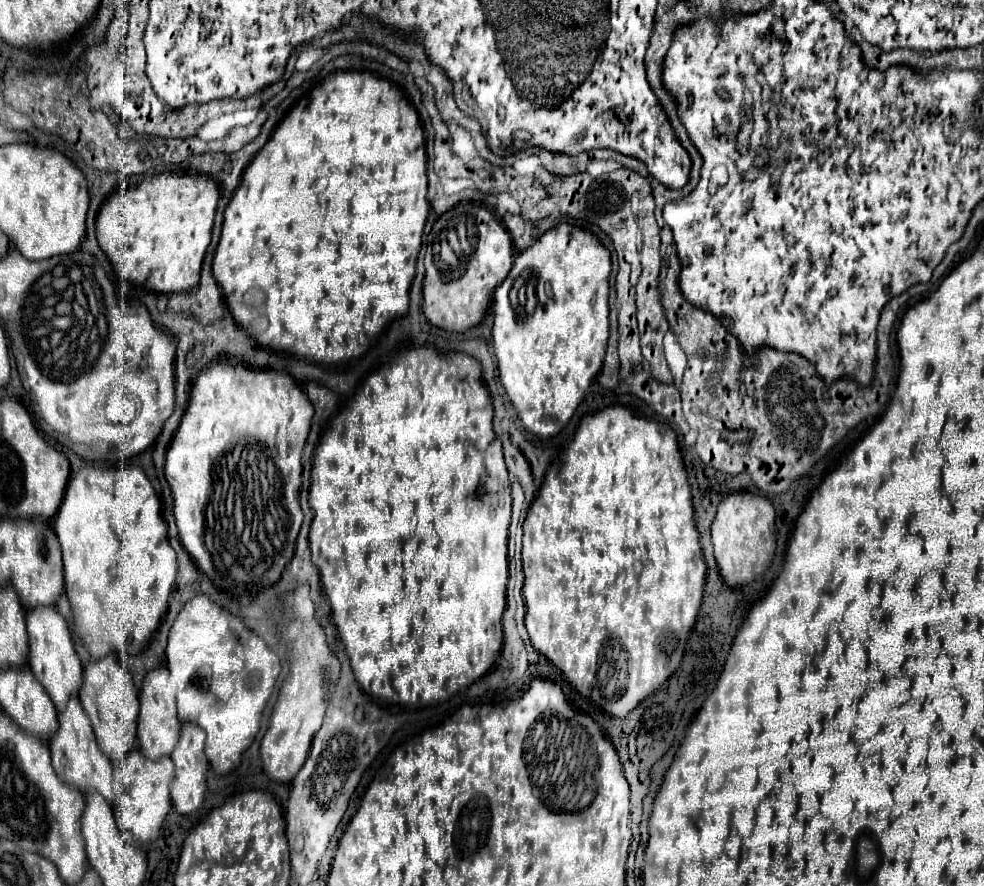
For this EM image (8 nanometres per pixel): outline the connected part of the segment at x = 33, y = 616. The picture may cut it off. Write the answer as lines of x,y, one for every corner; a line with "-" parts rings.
35,608
35,612
27,612
27,634
29,634
29,668
35,674
37,682
47,690
55,710
63,712
67,700
79,696
79,688
83,682
83,668
75,652
69,626
65,618
57,612
57,608

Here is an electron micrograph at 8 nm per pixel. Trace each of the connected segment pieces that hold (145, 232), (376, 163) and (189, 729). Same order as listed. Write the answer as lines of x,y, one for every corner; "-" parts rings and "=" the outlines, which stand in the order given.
157,174
143,180
139,186
111,194
97,216
97,240
101,250
111,260
121,282
145,288
157,294
189,294
199,284
199,272
205,248
211,242
219,188
207,176
=
336,71
327,80
320,81
307,100
291,108
291,112
275,128
269,142
245,168
241,182
225,208
221,240
213,256
213,276
223,290
223,298
233,320
247,332
251,340
255,340
255,346
263,350
287,352
313,364
349,362
363,356
385,330
385,326
407,314
409,288
415,278
415,262
421,248
423,226
429,214
425,132
413,107
405,92
385,77
368,71
=
191,722
181,724
181,740
173,752
173,764
175,764
175,784
171,786
171,800
175,810
181,816
193,816
195,812
201,810
207,784
205,784
205,774
207,774
207,758
205,758
205,732
197,728

